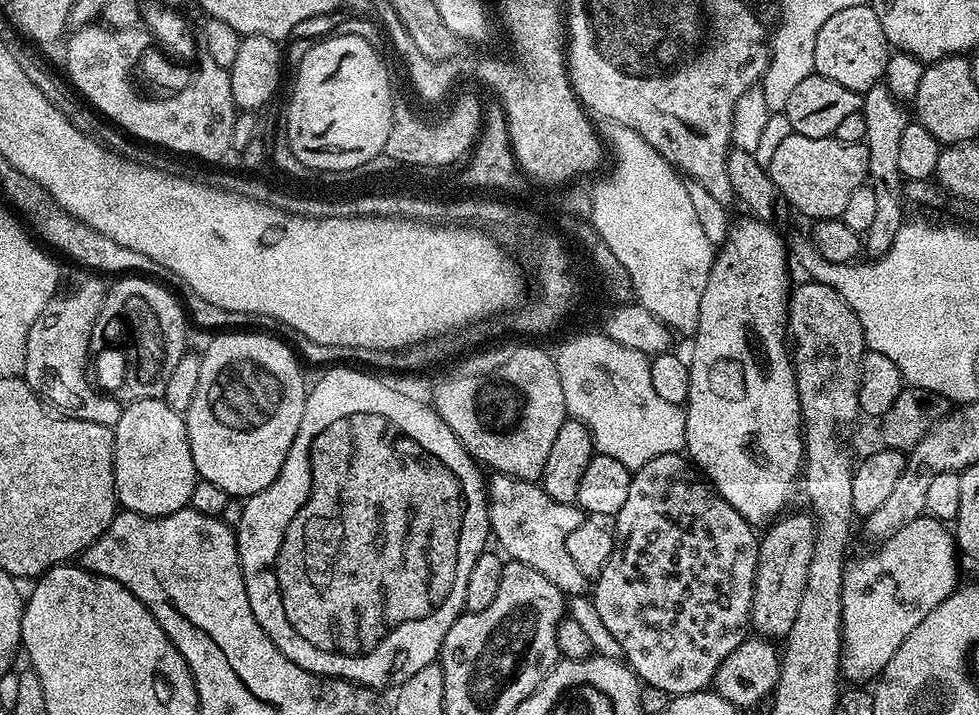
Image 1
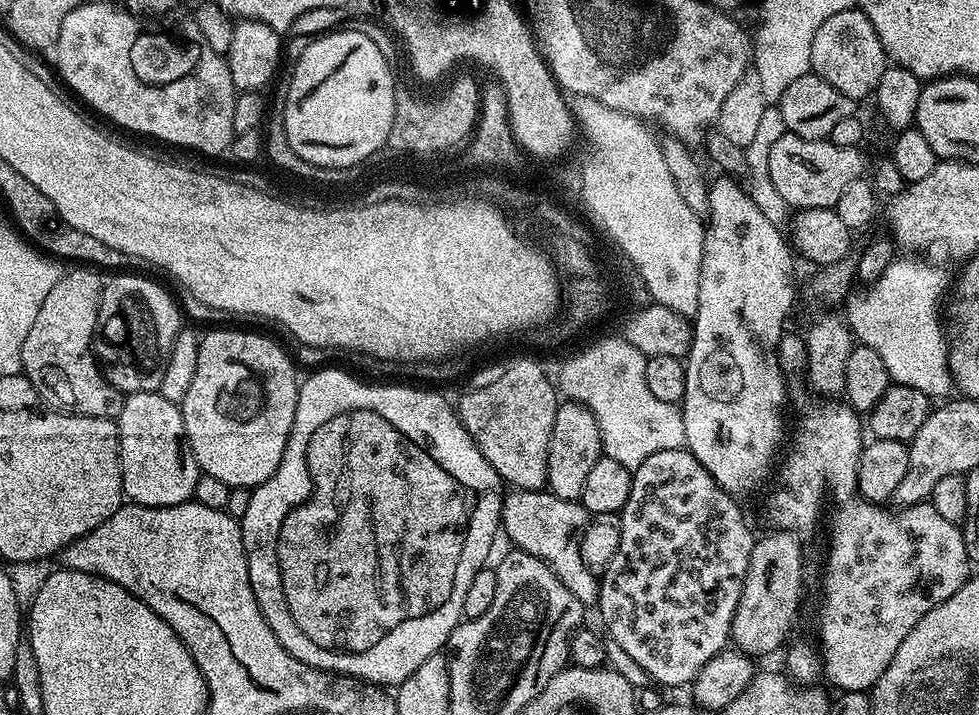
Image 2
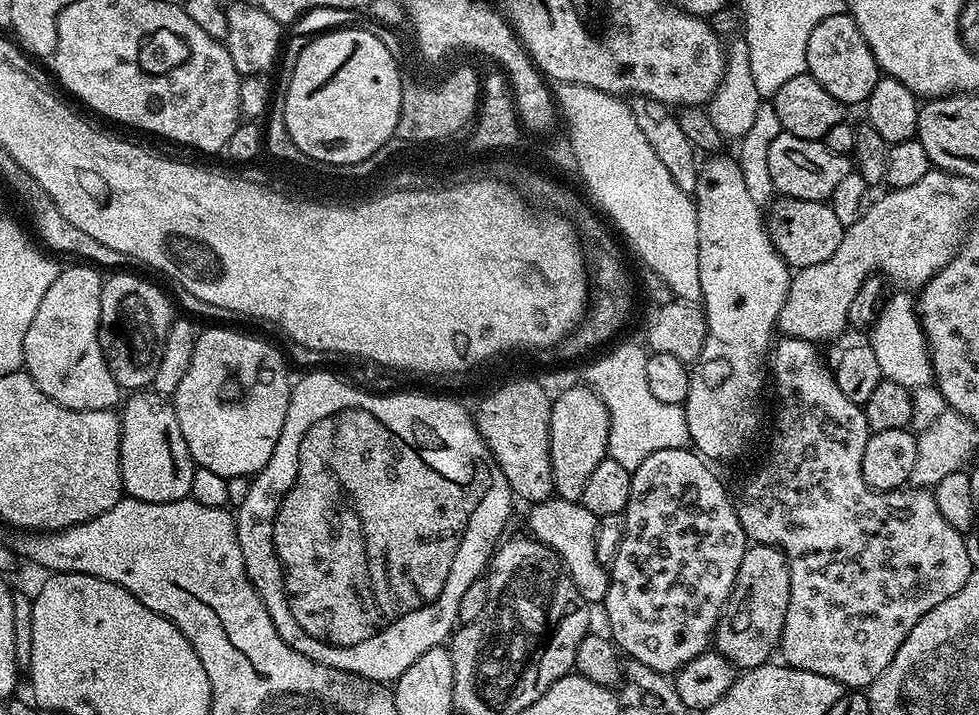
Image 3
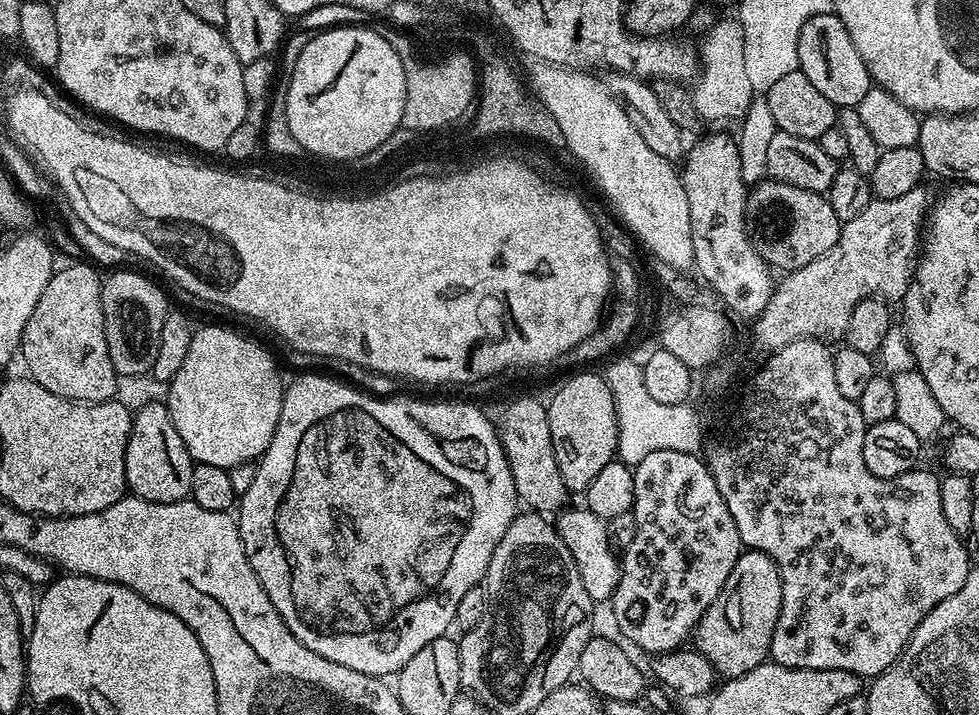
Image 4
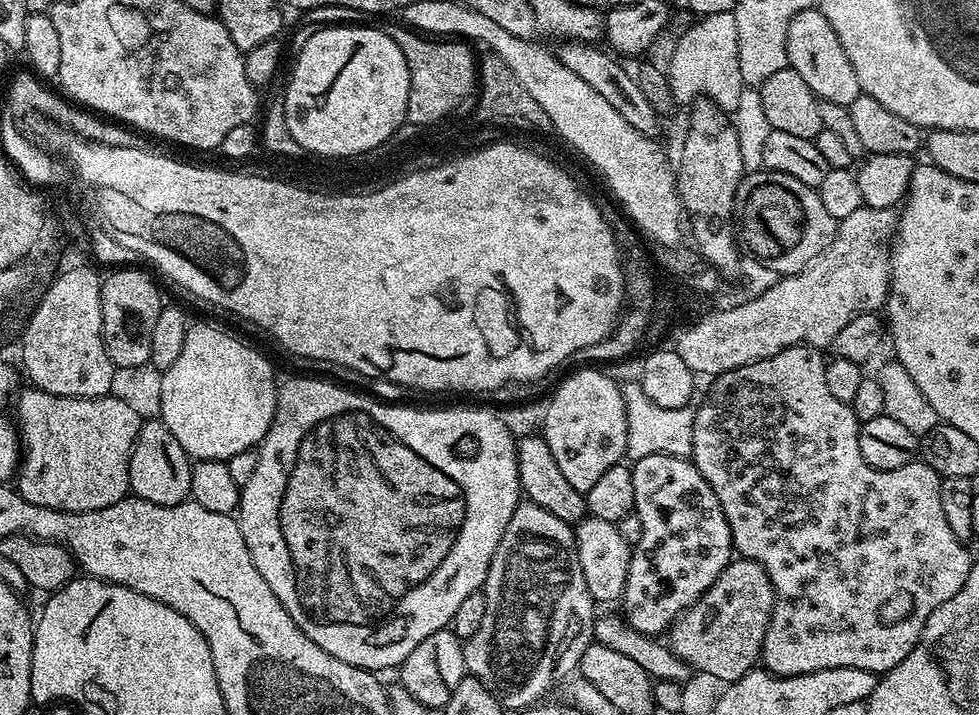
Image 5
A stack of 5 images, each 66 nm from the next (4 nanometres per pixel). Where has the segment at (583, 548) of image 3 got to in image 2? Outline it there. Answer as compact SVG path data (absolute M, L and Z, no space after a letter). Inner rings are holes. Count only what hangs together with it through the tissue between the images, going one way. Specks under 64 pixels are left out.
M512 490L505 495L504 509L500 512L503 535L513 540L519 551L537 556L554 570L554 574L585 606L595 605L600 598L600 581L597 573L591 572L582 562L578 534L588 525L590 513L579 500L563 500L547 490L522 492Z

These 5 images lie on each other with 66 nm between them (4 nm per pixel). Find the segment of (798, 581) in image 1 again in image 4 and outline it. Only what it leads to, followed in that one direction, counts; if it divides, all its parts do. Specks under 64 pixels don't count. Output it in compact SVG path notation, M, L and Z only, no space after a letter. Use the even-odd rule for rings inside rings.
M751 550L741 551L738 562L734 562L734 570L730 570L730 578L726 578L726 586L714 598L714 602L702 614L702 618L694 629L694 648L705 656L717 673L724 678L735 678L754 670L754 666L765 663L769 659L774 638L774 626L778 626L778 614L782 610L782 578L780 567L766 554Z

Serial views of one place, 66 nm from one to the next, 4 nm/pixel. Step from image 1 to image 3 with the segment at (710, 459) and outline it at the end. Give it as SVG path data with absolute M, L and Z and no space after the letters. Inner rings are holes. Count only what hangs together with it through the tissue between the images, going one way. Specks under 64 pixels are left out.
M712 154L707 157L708 160L699 165L699 176L697 178L694 201L697 212L698 228L698 275L701 279L700 300L704 309L704 321L708 327L708 337L704 340L704 345L698 357L690 368L690 390L686 394L682 405L686 414L686 426L690 430L690 444L699 455L712 460L732 460L735 456L740 456L748 448L748 443L752 440L752 435L756 432L756 427L760 424L760 395L766 388L766 361L770 356L770 349L774 344L774 335L778 328L780 311L786 302L786 294L792 285L793 273L788 267L788 263L782 259L779 250L772 244L772 239L768 236L766 227L766 216L762 211L761 205L754 203L750 198L750 193L746 190L746 182L742 179L742 170L740 169L739 159L732 160L725 154Z

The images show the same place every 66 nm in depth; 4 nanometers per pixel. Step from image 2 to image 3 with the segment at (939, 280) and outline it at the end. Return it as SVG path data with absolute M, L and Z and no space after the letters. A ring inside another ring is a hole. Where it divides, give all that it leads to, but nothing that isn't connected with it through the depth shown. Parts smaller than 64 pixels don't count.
M896 290L883 301L880 312L871 325L870 343L874 354L878 357L878 366L885 380L893 380L903 388L913 390L933 383L932 357L928 354L928 345L924 338L924 328L920 324L918 304L904 290Z

